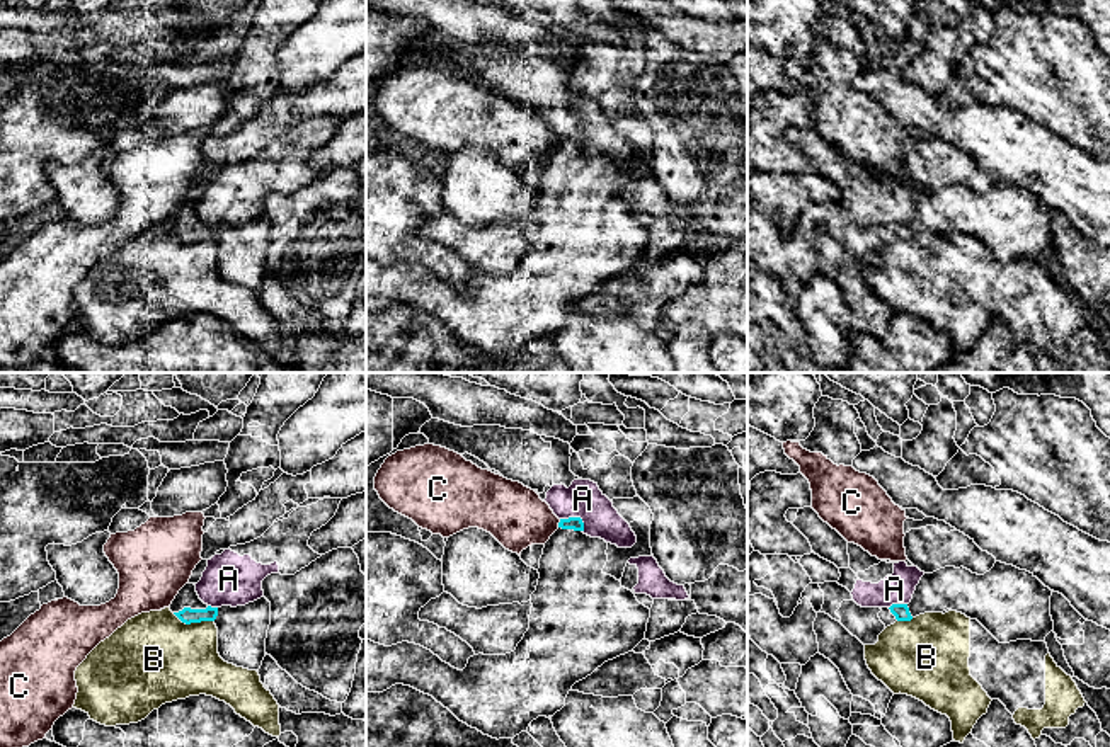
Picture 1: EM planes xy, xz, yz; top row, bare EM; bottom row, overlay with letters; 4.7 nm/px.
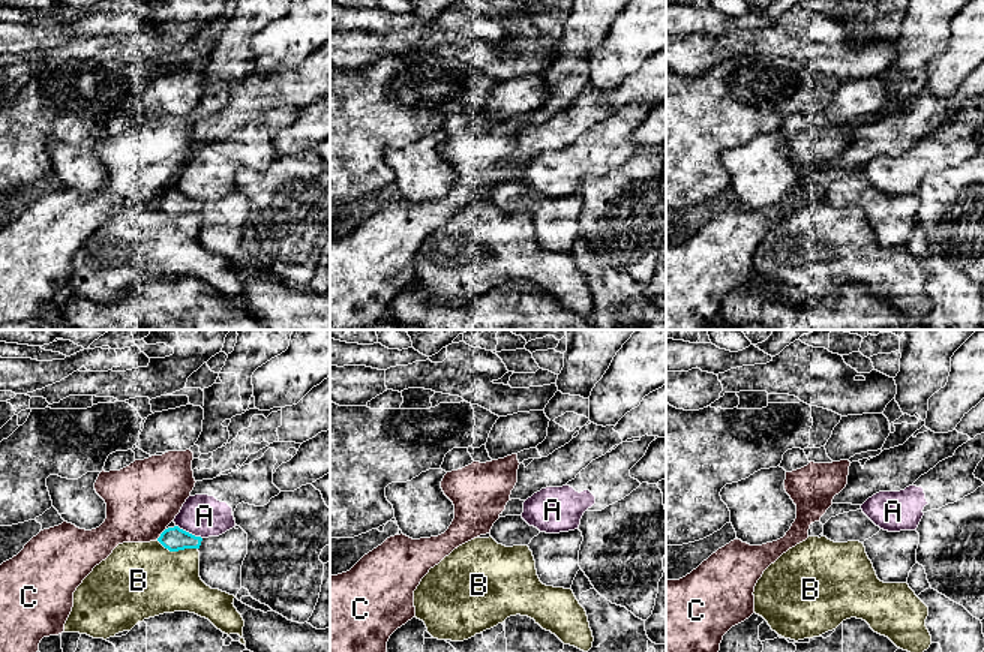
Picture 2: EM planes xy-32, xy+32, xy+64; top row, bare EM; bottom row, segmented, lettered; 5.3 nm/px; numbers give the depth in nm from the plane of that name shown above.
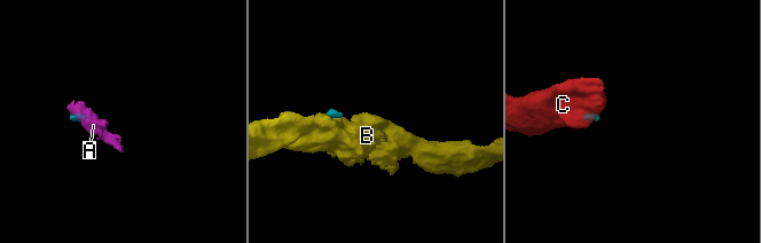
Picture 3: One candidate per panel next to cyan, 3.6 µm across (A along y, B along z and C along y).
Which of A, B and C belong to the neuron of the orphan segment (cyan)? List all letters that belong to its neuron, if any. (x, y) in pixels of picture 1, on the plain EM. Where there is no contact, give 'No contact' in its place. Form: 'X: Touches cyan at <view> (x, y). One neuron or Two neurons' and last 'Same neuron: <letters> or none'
A: Touches cyan at xz (576, 136). Two neurons
B: Touches cyan at xy (193, 240). Two neurons
C: Touches cyan at xz (559, 142). Two neurons
Same neuron: none

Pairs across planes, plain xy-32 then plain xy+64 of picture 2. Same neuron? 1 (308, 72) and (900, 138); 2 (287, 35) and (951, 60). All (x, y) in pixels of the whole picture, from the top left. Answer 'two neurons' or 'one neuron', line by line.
1: one neuron
2: one neuron

